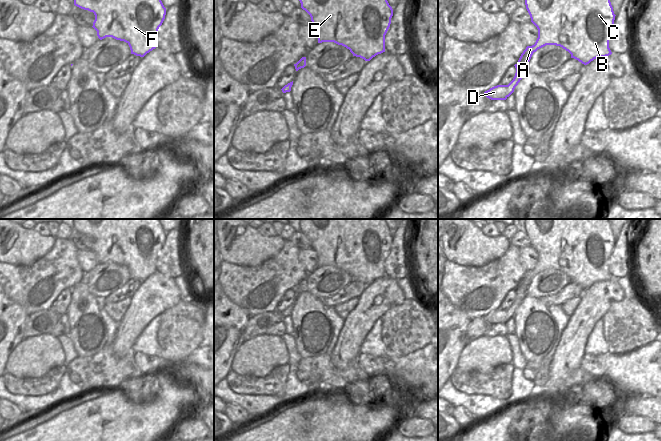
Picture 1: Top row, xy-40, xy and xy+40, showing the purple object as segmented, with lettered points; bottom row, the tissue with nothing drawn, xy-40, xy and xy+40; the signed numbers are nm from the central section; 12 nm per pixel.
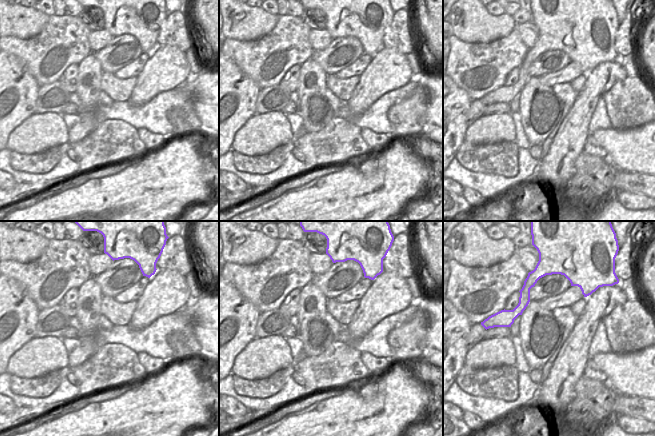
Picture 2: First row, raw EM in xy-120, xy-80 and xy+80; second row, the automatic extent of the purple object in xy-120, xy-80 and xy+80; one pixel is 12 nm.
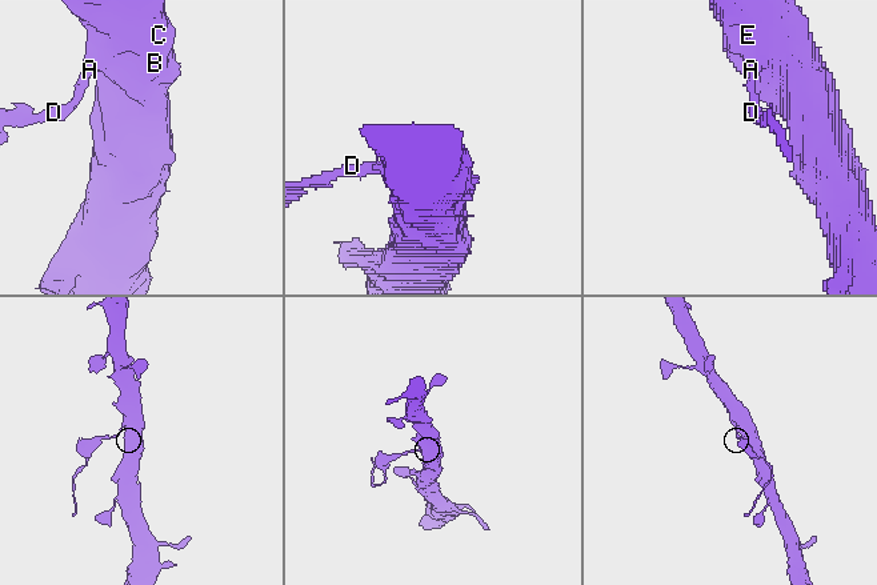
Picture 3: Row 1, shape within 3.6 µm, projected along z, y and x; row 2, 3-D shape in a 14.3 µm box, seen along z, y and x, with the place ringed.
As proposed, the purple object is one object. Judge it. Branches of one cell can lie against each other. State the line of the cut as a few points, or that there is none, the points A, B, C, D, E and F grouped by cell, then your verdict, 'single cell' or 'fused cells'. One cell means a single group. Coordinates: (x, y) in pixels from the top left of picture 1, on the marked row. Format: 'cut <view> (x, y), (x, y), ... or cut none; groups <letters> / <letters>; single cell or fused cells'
cut xy+40 (527, 61), (517, 63); groups A B C E F / D; fused cells

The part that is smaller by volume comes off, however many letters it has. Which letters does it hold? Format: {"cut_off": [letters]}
{"cut_off": ["D"]}

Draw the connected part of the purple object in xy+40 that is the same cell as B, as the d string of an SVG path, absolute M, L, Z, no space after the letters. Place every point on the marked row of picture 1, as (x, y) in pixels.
M525 0L531 22L538 29L534 45L527 46L518 64L529 62L533 53L546 45L560 46L584 65L598 57L612 54L609 34L614 25L615 14L610 0Z

